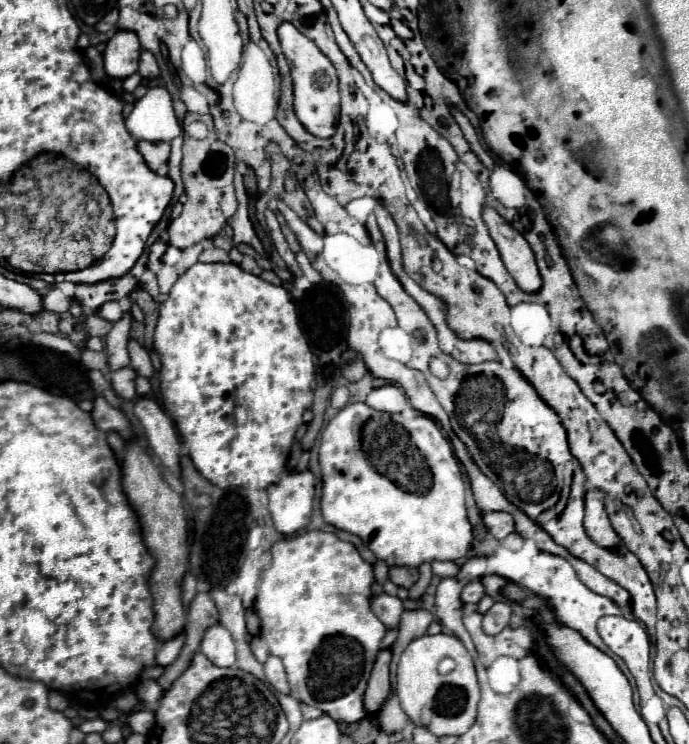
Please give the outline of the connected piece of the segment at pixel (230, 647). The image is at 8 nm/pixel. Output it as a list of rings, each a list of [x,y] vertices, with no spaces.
[[[216,624],[206,630],[200,650],[208,656],[208,660],[220,668],[228,668],[236,662],[236,652],[234,652],[234,642],[228,630],[224,626]]]

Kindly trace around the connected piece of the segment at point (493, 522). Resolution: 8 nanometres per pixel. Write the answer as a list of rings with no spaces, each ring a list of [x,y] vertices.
[[[486,512],[484,524],[498,540],[502,540],[514,532],[514,518],[510,514],[504,514],[504,512]]]

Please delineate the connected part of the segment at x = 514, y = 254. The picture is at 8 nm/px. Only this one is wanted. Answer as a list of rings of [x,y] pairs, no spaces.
[[[492,206],[484,208],[482,218],[490,230],[494,244],[498,246],[508,274],[516,280],[520,290],[528,294],[538,292],[542,288],[542,276],[538,272],[534,252],[528,246],[526,238],[518,230],[514,230]]]

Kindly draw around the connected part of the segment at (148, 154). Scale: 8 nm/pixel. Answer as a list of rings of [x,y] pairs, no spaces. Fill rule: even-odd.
[[[138,142],[138,150],[144,156],[146,164],[156,172],[160,166],[168,162],[170,144],[168,142]]]

